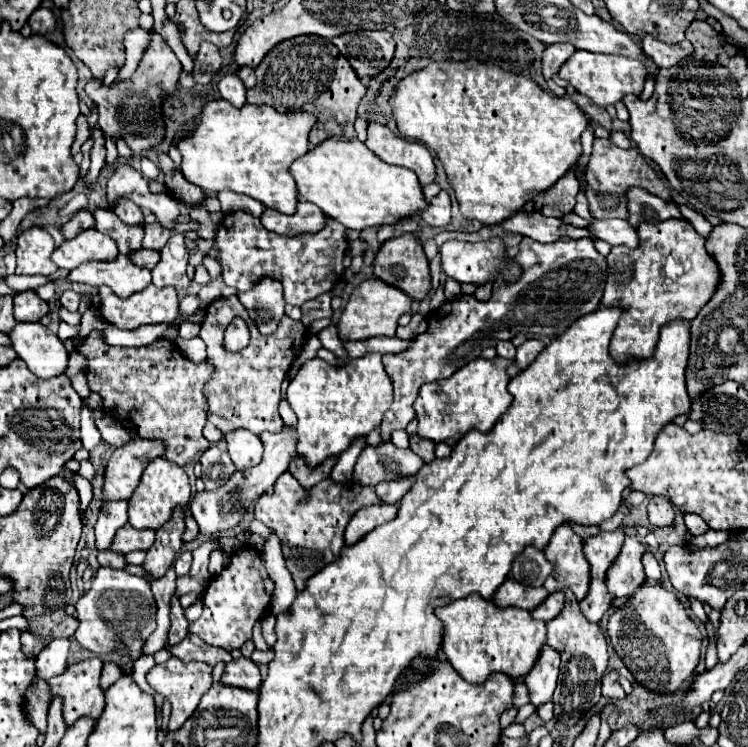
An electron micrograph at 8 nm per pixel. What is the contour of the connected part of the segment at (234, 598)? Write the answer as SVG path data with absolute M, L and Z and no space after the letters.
M240 552L232 554L224 570L214 576L204 592L204 612L202 616L190 624L190 632L198 634L206 644L220 646L226 650L240 648L246 640L252 638L252 626L262 616L266 606L270 604L274 582L268 578L264 562L258 560L258 552L250 554L256 560L240 560Z

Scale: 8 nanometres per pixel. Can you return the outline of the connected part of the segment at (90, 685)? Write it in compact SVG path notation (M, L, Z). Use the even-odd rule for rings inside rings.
M88 658L78 664L70 664L66 672L48 684L54 696L64 700L64 720L70 726L80 716L98 718L104 710L104 692L100 688L102 660Z

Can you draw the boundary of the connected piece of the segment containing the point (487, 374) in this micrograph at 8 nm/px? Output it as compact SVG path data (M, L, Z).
M496 356L494 360L476 358L464 364L460 370L456 370L456 374L452 374L450 378L442 382L424 384L414 402L414 410L418 418L418 434L430 438L432 442L456 444L460 436L464 436L470 428L488 432L512 402L512 396L506 388L510 382L506 368L510 364L512 362L500 356Z

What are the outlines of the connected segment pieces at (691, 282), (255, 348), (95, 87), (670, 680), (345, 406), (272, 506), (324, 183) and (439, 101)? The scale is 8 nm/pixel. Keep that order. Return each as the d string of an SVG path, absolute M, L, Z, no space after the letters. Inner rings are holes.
M668 218L658 224L640 222L636 232L640 240L638 248L612 246L608 254L608 282L602 304L618 304L626 310L610 342L610 354L618 362L632 356L652 356L660 328L676 318L692 320L714 296L722 278L716 260L704 248L704 238L688 220Z
M288 316L278 324L278 330L264 336L258 326L252 324L252 340L240 352L224 352L214 346L208 348L208 362L216 366L212 382L208 382L208 422L212 422L222 432L246 428L254 434L264 430L276 432L282 430L284 422L278 414L280 404L280 384L286 378L288 368L296 358L296 340L304 340L304 326ZM234 362L234 364L230 364Z
M152 32L150 36L152 36L150 44L144 50L136 72L128 80L122 80L120 84L112 86L112 88L104 86L100 80L92 80L86 86L88 96L100 108L98 124L102 126L104 134L114 136L114 138L122 136L134 152L140 152L144 148L152 148L164 138L164 134L160 134L160 130L164 126L162 114L160 114L162 112L160 100L164 94L170 94L176 88L178 78L180 78L180 70L182 70L182 64L178 62L174 52L166 46L166 42L160 38L160 34Z
M644 582L632 598L614 610L608 620L608 636L636 682L658 692L676 692L692 676L700 660L702 634L674 592Z
M370 352L362 358L354 358L344 366L332 366L322 358L308 360L288 386L288 402L298 416L298 450L306 458L308 466L324 462L328 456L340 456L356 436L366 436L374 426L382 422L384 412L392 404L392 380L384 370L382 354Z
M284 472L274 486L272 494L264 494L256 506L256 520L264 522L280 538L286 568L292 574L294 586L300 592L304 580L336 562L344 548L344 528L350 518L364 506L378 504L380 498L372 486L360 484L338 484L332 478L324 478L314 488L302 488L290 472Z
M328 138L328 142L320 142L290 164L290 174L298 186L300 198L316 204L326 216L338 220L346 228L364 230L370 226L394 224L426 208L416 174L404 166L382 162L358 138Z
M454 60L432 62L396 84L390 106L398 130L422 142L440 158L464 218L490 226L520 210L576 164L582 154L580 134L588 126L584 112L570 98L552 96L532 78L508 72L494 62L478 62L474 66Z

